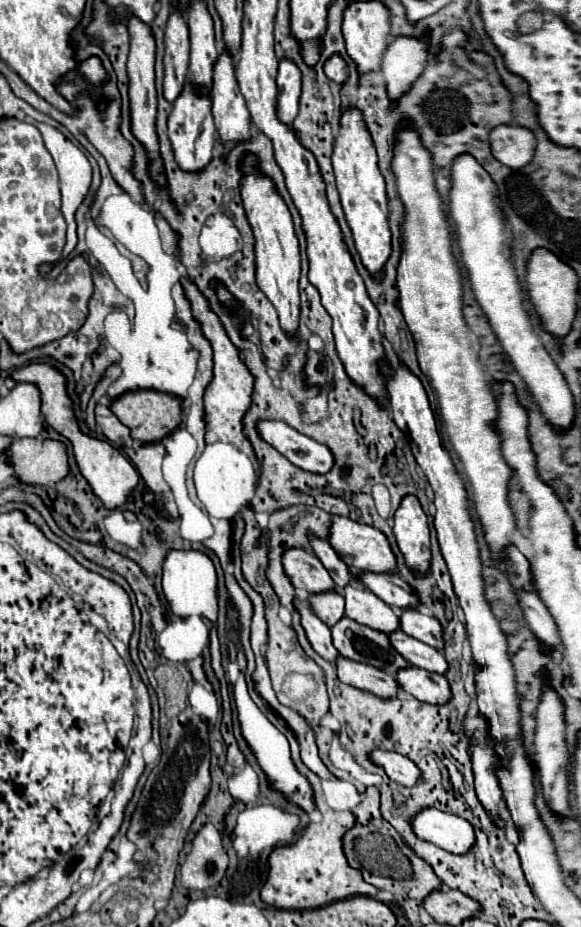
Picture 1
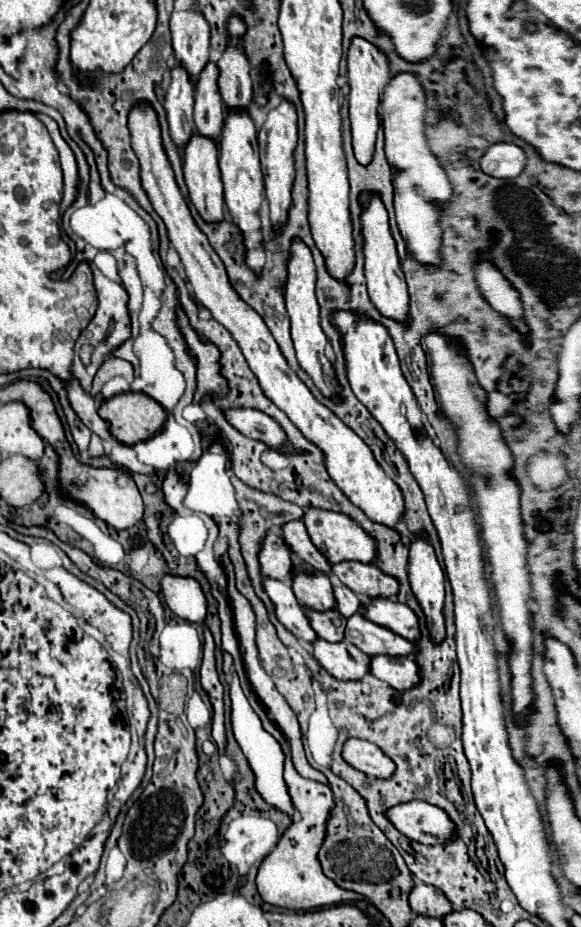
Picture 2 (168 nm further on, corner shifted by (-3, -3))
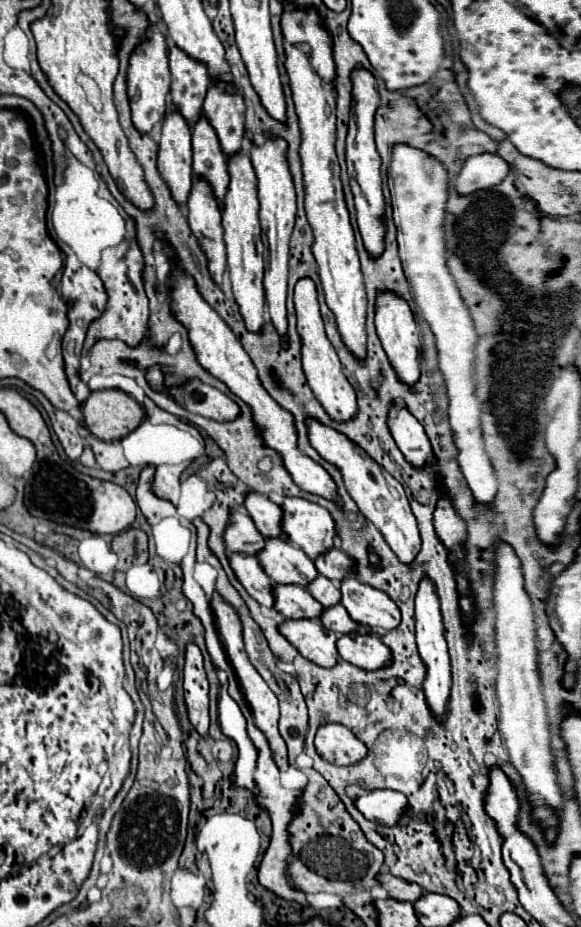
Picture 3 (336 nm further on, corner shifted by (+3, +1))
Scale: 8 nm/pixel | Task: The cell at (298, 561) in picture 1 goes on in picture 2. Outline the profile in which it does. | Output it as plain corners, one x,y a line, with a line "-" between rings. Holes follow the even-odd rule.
269,532
263,540
263,550
259,554
261,574
275,580
291,578
291,560
293,552
281,534

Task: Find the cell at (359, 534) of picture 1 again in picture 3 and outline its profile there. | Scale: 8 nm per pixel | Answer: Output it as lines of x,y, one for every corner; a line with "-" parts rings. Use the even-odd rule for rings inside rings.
285,498
281,510
283,534
309,558
317,558
319,554
333,548
335,524
323,506
305,498

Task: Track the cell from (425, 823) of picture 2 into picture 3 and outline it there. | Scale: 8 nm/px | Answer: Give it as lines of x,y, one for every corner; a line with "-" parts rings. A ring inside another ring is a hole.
371,790
365,796
355,798
353,804
367,820
393,826
407,808
407,798
395,790

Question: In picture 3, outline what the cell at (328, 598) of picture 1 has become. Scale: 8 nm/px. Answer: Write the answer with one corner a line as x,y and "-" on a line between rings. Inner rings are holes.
285,536
265,538
265,546
255,554
263,572
275,584
299,584
307,586
319,574
313,566
313,560
291,544

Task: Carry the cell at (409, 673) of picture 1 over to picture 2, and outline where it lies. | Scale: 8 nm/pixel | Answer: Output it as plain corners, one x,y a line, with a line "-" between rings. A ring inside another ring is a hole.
375,656
371,658
371,674
395,690
411,690
419,684
419,664
409,656

